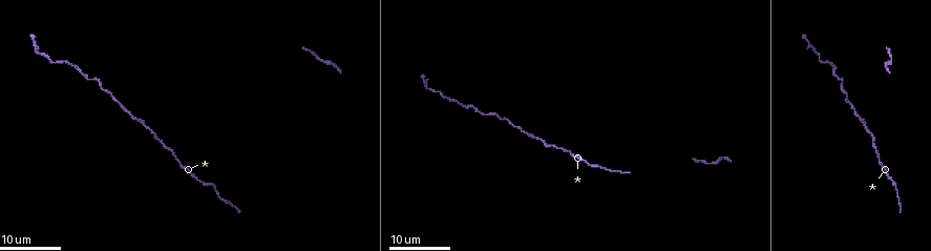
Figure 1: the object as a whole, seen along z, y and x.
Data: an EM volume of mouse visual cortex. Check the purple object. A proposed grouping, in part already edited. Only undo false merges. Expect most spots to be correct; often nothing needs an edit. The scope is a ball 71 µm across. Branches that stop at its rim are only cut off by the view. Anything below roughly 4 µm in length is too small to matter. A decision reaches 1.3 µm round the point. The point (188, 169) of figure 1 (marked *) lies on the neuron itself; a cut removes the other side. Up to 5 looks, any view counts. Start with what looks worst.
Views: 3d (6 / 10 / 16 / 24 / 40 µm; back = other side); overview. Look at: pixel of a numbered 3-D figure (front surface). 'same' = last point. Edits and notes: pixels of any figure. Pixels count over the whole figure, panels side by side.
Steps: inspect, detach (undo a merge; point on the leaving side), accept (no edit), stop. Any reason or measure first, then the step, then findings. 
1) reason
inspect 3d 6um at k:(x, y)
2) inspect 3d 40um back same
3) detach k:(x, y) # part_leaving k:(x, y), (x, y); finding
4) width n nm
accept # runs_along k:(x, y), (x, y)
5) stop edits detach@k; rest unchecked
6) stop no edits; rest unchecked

inspect 3d 16um at 1:(603, 167)

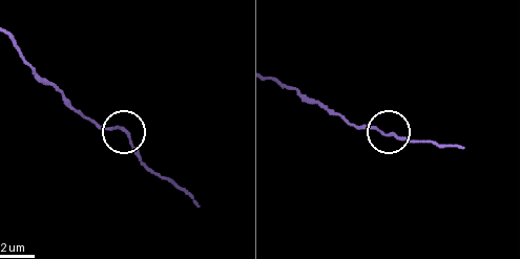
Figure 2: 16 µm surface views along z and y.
inspect 3d 6um at 2:(122, 130)

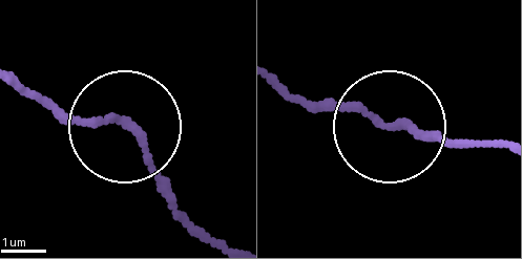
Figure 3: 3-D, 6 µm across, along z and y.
accept # runs_along 3:(13, 80), (126, 125), (205, 238); continuous, no second neuron

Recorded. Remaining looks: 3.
calibre changes
inspect 3d 24um at 1:(489, 116)

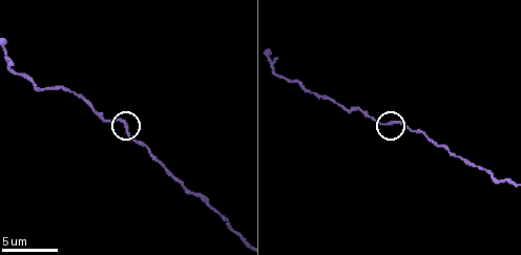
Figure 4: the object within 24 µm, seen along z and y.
closer look
inspect 3d 10um at 4:(127, 126)

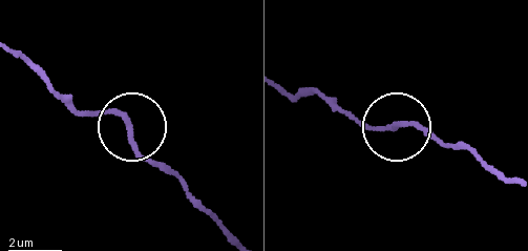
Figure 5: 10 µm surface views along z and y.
width 190 nm
accept # runs_along 5:(507, 179), (466, 149), (419, 129), (365, 127), (333, 113); continuous, no second neuron

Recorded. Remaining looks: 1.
a narrow waist
inspect 3d 10um at 4:(45, 86)

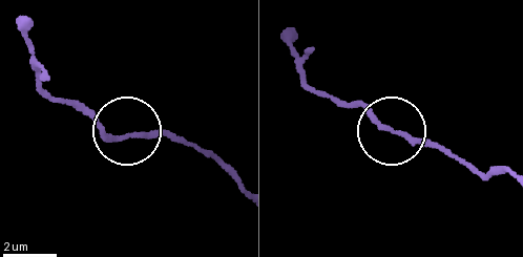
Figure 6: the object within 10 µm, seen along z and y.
accept # runs_along 6:(237, 179), (163, 132), (109, 136), (64, 101); continuous, no second neuron

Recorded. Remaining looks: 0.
stop no edits; rest unchecked

